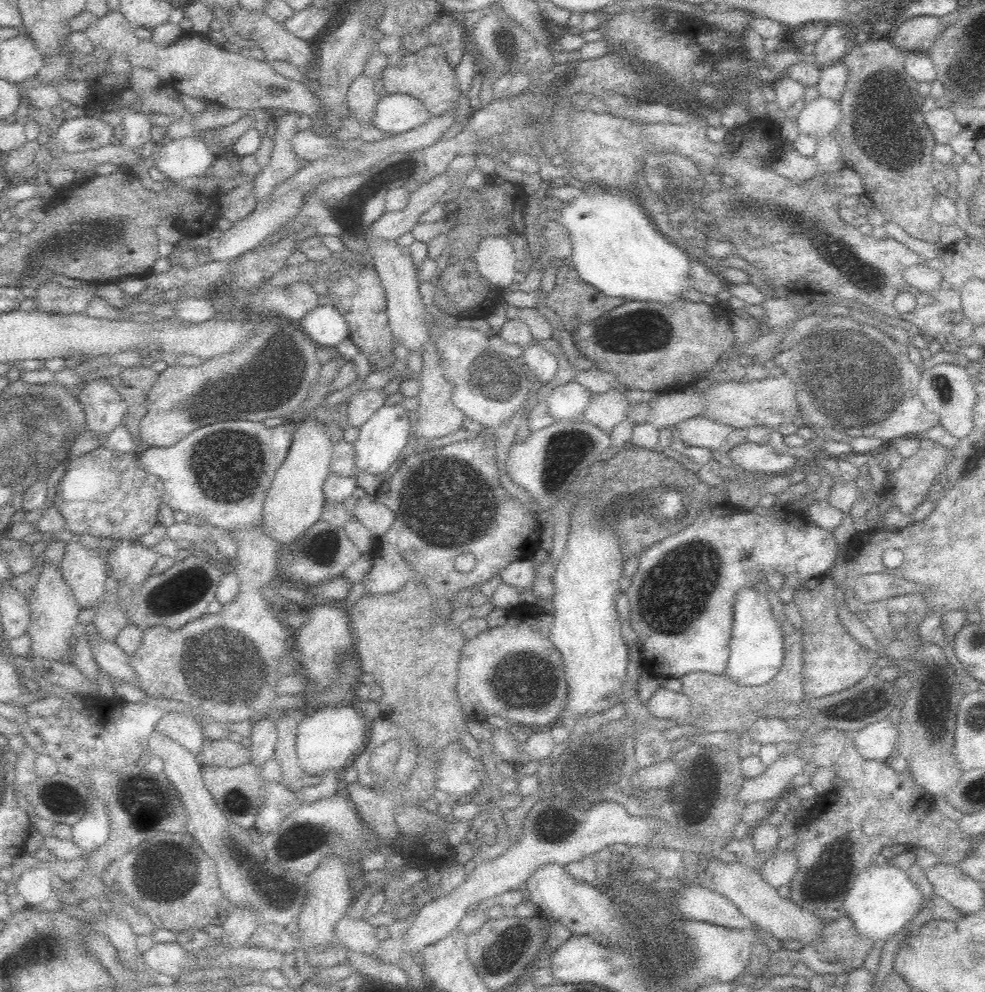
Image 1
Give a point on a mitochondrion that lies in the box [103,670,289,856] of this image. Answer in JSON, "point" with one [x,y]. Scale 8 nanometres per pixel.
{"point":[133,797]}

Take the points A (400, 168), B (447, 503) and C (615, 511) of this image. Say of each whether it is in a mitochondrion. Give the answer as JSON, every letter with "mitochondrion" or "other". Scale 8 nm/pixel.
{"A":"other","B":"mitochondrion","C":"other"}

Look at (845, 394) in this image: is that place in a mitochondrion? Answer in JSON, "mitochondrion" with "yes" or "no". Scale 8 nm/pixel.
{"mitochondrion":"yes"}

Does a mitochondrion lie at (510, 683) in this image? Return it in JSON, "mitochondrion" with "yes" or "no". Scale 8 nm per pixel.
{"mitochondrion":"yes"}

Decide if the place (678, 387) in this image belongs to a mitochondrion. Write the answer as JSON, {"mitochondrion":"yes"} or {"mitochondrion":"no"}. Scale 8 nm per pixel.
{"mitochondrion":"no"}

